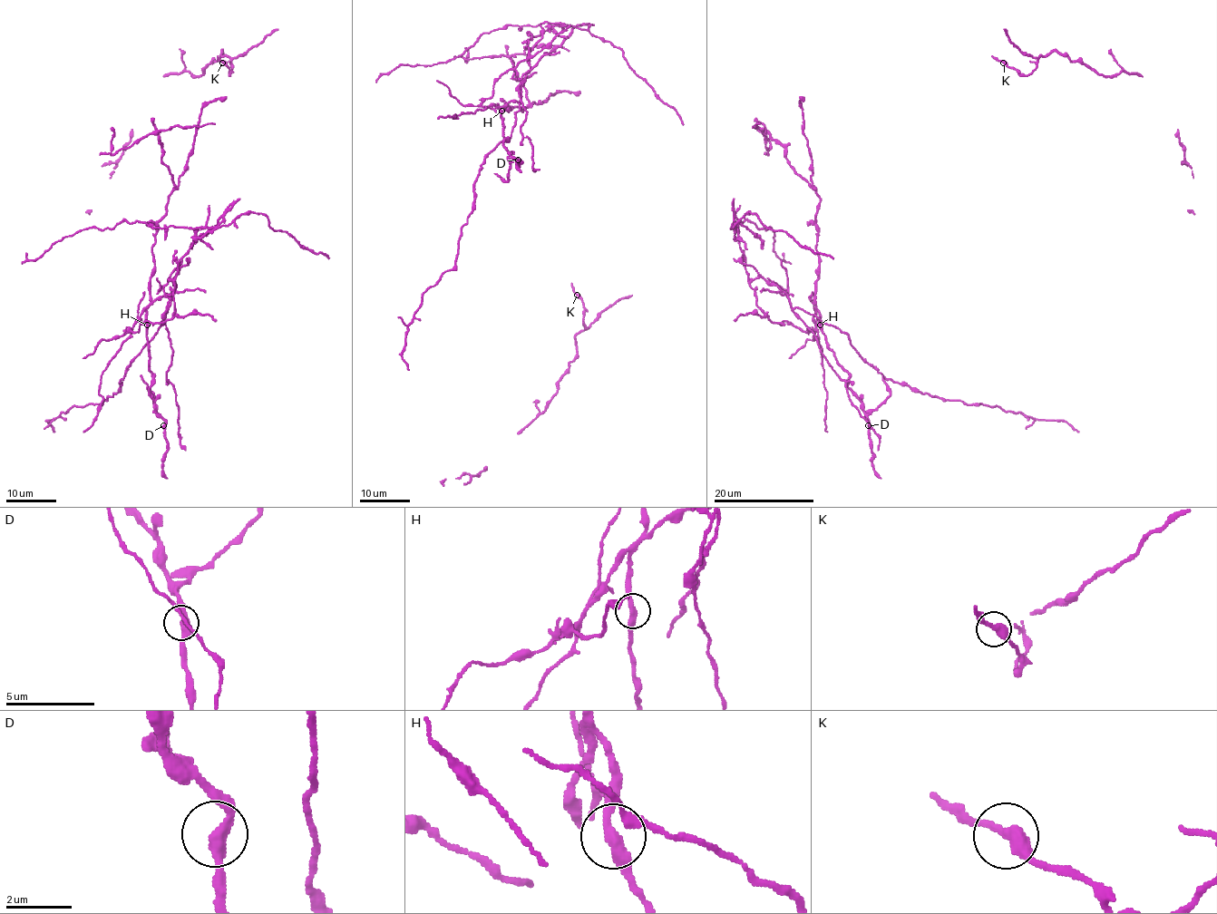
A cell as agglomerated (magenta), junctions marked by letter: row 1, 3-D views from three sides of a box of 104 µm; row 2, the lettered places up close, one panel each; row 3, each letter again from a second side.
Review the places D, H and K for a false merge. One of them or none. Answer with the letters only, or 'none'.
H

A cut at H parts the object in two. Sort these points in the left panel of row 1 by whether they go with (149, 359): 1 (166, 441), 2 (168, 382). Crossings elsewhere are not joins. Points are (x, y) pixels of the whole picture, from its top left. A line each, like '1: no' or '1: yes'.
1: yes
2: no

